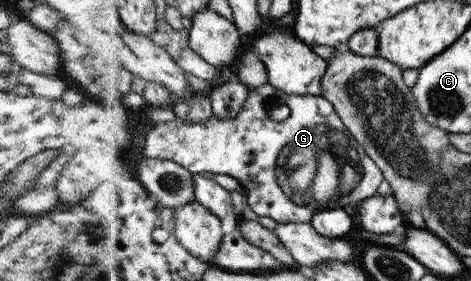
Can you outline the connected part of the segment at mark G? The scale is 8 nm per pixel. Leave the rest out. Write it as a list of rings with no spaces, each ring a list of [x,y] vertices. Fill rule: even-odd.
[[[268,83],[255,91],[248,92],[248,101],[242,106],[242,110],[232,118],[218,118],[216,114],[209,118],[207,122],[204,123],[188,123],[186,119],[182,117],[176,117],[176,120],[172,122],[161,122],[156,124],[150,132],[148,132],[146,142],[139,151],[144,151],[146,155],[144,157],[154,158],[154,159],[170,159],[176,163],[180,163],[183,167],[188,168],[193,171],[196,175],[199,173],[206,173],[206,171],[212,172],[214,174],[231,175],[237,178],[242,185],[246,187],[246,193],[248,195],[249,203],[256,210],[256,213],[264,217],[272,217],[279,221],[279,223],[312,223],[314,217],[317,213],[322,213],[323,211],[332,211],[335,209],[342,209],[350,203],[361,203],[362,200],[369,198],[377,193],[378,187],[381,187],[382,181],[385,177],[382,177],[382,170],[377,167],[377,163],[365,151],[362,144],[354,138],[354,132],[350,130],[344,118],[338,114],[338,108],[332,100],[324,97],[323,95],[291,95],[286,91],[281,91],[277,89],[274,85]],[[282,105],[288,105],[291,109],[291,114],[289,118],[283,121],[276,121],[272,119],[272,109],[276,107],[282,107]]]

